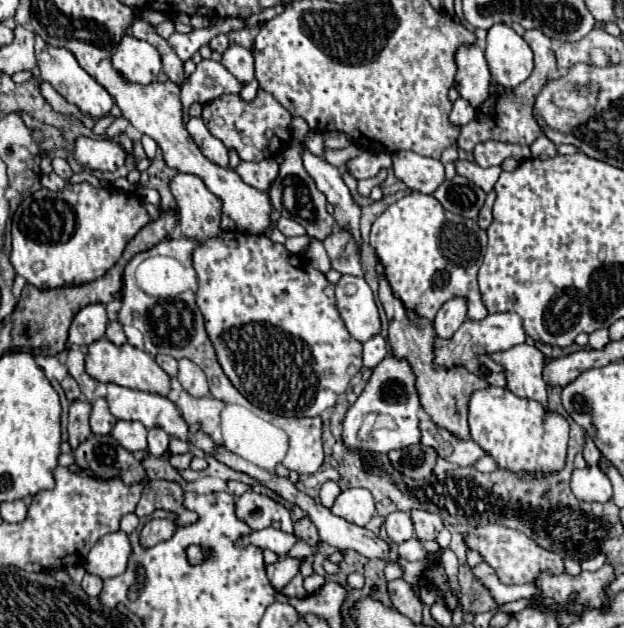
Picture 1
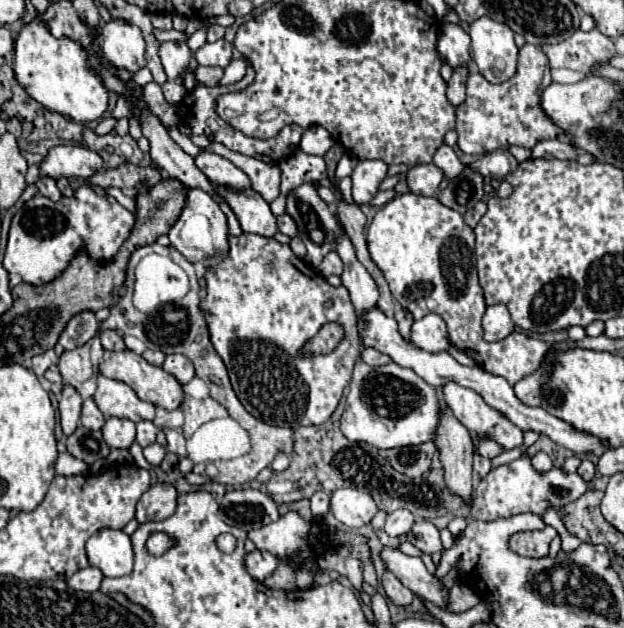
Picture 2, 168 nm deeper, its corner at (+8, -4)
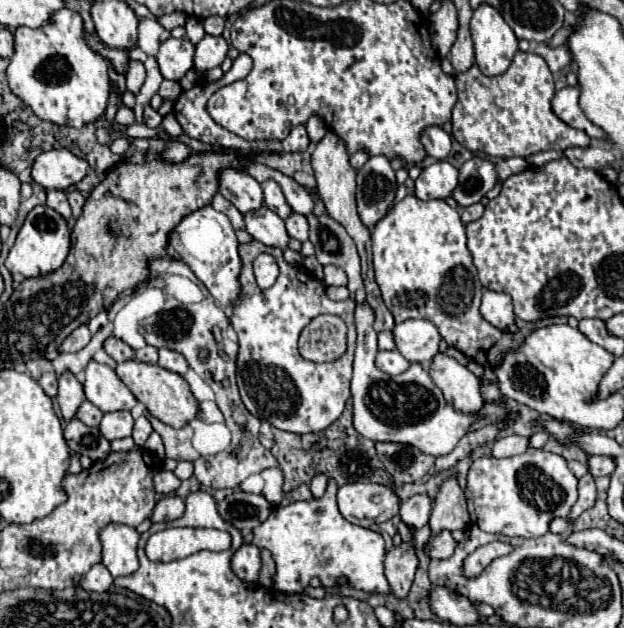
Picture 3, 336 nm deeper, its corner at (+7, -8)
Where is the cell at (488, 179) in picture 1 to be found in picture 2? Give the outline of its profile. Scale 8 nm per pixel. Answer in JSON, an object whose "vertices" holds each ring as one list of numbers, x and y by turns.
{"vertices":[[442,143,442,145,436,149,436,153,434,153,434,163,436,163,436,165,444,171,444,175,450,177,450,179,454,179,454,177,462,171,462,167,464,167,464,165,458,161,454,149,452,149,450,145,446,145,446,143]]}

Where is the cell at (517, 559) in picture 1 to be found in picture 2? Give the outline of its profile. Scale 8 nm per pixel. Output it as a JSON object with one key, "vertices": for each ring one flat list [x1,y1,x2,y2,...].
{"vertices":[[546,527,544,531,526,531,526,533,516,533,510,539,512,551,524,557,544,557,548,553,548,545,554,539,556,529]]}

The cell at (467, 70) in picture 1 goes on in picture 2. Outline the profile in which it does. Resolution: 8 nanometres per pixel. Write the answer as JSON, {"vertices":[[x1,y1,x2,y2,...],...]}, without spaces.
{"vertices":[[442,23,438,53,450,67,456,67,456,63,470,63,470,35,460,25]]}

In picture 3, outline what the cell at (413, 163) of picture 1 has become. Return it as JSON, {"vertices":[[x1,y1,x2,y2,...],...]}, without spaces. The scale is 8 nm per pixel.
{"vertices":[[437,161,421,171,415,179,415,195,419,199,445,199,457,185,457,169,447,161]]}

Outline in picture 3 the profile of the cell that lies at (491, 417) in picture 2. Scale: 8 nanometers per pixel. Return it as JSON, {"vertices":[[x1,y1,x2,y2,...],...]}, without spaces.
{"vertices":[[437,353,431,359,429,375,435,385,443,391,445,401,455,411,467,415,475,415,481,411,483,399,479,391,479,381,467,367,459,365,455,359,443,353]]}

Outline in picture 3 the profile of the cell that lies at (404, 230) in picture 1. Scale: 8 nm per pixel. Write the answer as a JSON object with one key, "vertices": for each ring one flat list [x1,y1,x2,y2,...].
{"vertices":[[407,195,377,221,371,243,375,279,395,323,429,319,451,347,463,351,483,367,497,367,507,353,521,349,525,341,523,331,509,333,495,329,479,313,483,289,467,249,465,225,457,209,449,207,445,201,421,201,415,195]]}

